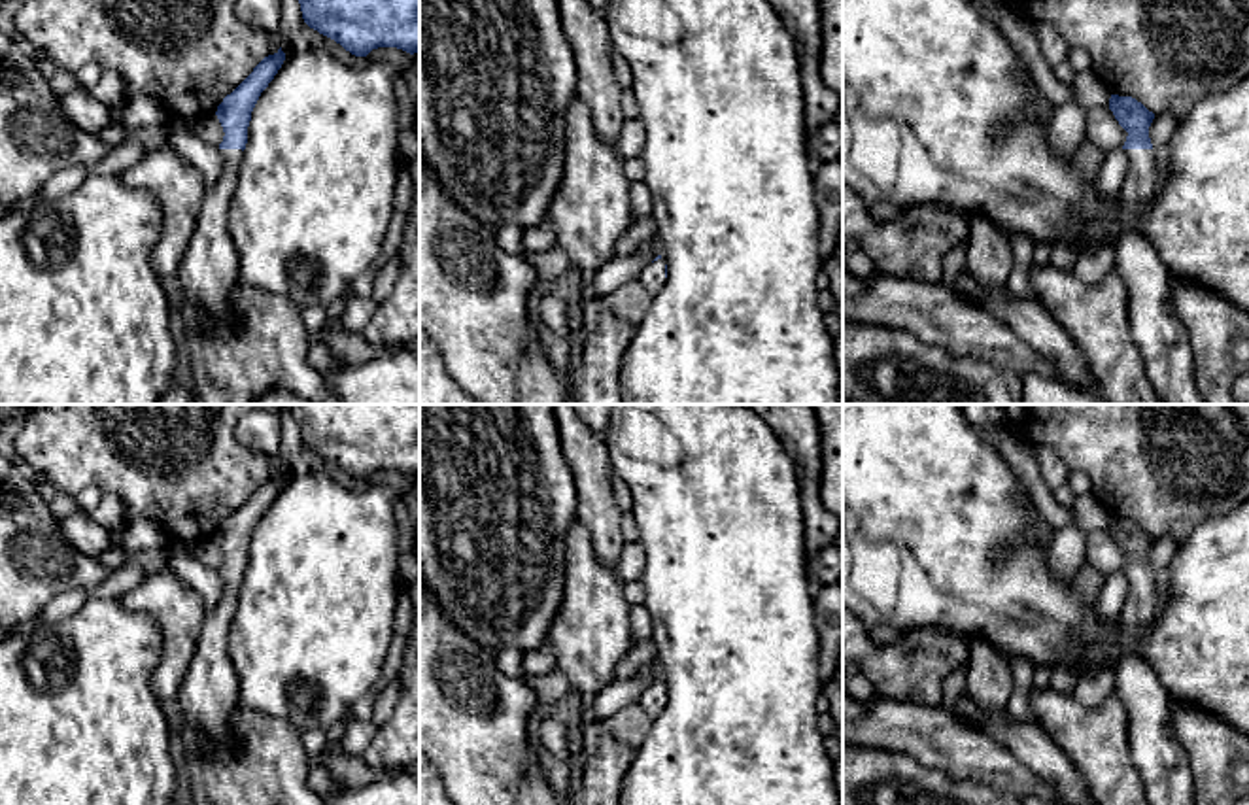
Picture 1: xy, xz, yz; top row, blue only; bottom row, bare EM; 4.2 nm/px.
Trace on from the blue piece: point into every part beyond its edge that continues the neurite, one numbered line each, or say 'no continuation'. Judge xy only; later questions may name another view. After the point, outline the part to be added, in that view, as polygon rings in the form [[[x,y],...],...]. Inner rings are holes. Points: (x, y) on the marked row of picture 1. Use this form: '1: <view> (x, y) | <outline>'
1: xy (208, 273) | [[[221,149],[223,170],[206,197],[178,270],[178,300],[215,331],[238,325],[231,295],[240,282],[240,257],[229,234],[229,202],[236,189],[242,149]]]

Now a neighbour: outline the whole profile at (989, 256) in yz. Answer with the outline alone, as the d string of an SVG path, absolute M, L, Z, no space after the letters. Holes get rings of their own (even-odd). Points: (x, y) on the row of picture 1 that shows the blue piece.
M983 214L967 217L969 238L960 261L988 287L1007 287L1013 253L1007 236Z

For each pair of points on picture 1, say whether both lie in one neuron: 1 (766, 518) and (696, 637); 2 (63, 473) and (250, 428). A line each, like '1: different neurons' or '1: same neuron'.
1: same neuron
2: different neurons

